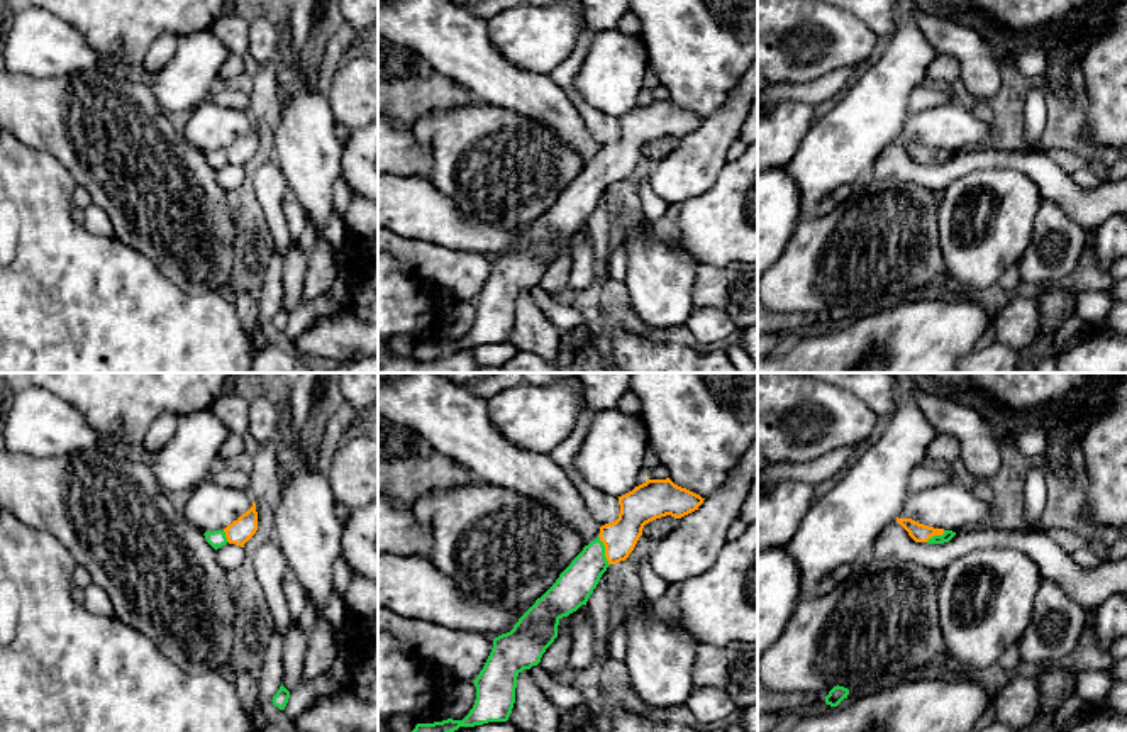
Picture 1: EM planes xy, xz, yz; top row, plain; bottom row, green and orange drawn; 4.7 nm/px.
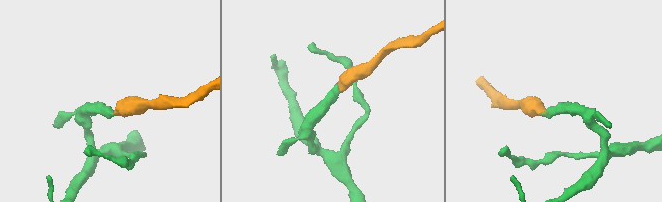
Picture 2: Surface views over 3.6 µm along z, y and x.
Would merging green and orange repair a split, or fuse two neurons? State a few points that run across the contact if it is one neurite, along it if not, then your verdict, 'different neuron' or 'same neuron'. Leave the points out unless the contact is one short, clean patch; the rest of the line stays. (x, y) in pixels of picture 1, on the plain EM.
line xz (575, 205), (604, 171), (619, 158); same neuron

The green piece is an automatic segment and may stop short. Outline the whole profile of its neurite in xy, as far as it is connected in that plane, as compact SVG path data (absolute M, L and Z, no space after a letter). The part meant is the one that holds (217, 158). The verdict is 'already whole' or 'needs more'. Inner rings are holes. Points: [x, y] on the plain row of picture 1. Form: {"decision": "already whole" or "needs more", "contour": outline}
{"decision": "needs more", "contour": "M253 122L253 127L224 151L205 152L203 156L207 163L217 171L227 163L244 168L244 164L256 154L256 151L258 132L256 124Z"}

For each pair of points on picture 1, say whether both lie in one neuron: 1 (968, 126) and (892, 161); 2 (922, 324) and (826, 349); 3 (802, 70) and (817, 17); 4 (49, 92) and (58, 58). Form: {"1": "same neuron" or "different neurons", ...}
{"1": "different neurons", "2": "same neuron", "3": "same neuron", "4": "different neurons"}

